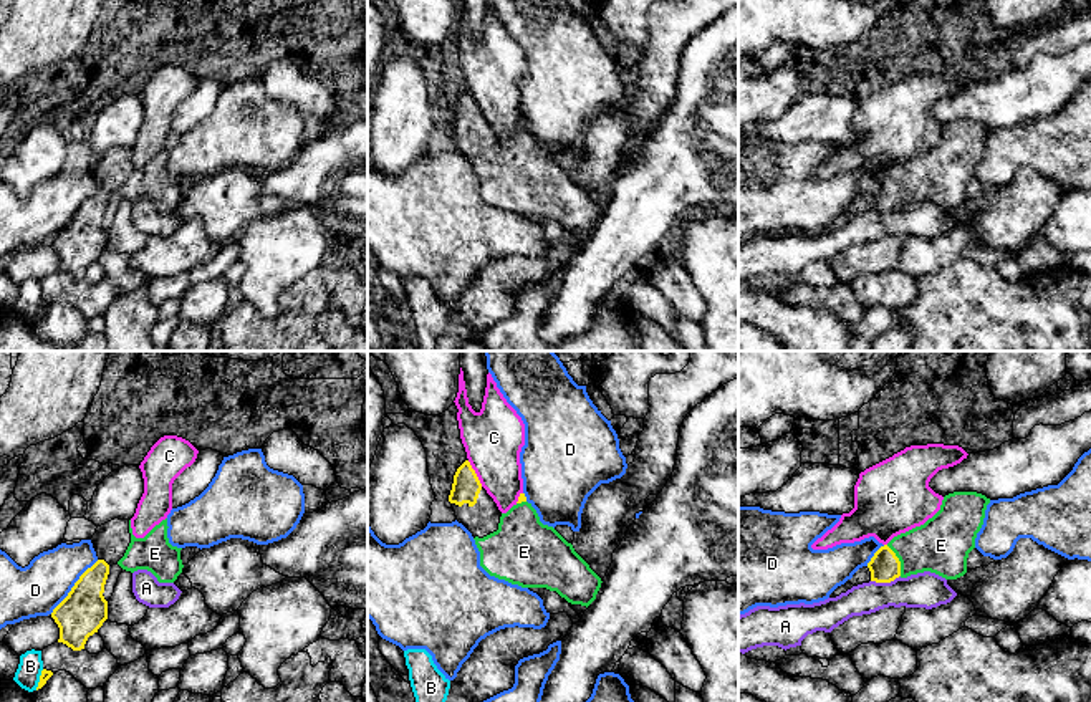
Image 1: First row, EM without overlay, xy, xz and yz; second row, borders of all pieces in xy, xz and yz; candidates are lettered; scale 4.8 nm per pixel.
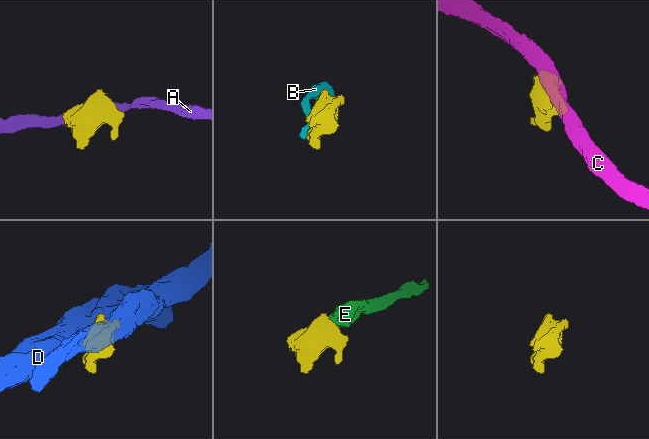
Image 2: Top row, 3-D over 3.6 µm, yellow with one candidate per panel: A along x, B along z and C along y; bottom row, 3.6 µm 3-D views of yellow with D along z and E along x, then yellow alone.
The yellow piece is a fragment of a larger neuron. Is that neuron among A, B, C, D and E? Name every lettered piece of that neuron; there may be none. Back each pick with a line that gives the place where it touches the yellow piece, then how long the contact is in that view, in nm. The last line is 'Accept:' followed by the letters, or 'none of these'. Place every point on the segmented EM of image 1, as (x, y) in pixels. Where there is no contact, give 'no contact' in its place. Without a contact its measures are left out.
E: yz (898, 560) | 170 nm
Accept: E

